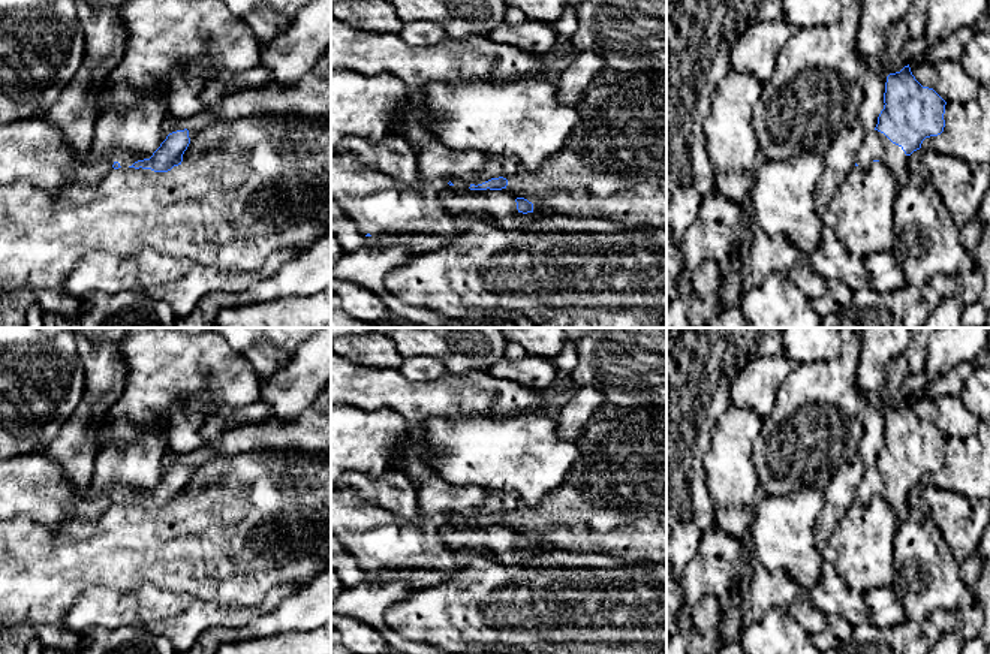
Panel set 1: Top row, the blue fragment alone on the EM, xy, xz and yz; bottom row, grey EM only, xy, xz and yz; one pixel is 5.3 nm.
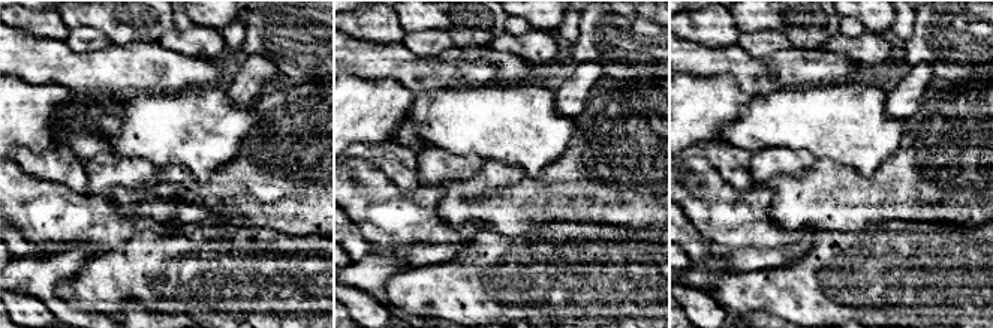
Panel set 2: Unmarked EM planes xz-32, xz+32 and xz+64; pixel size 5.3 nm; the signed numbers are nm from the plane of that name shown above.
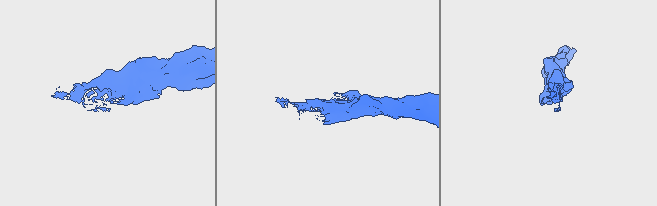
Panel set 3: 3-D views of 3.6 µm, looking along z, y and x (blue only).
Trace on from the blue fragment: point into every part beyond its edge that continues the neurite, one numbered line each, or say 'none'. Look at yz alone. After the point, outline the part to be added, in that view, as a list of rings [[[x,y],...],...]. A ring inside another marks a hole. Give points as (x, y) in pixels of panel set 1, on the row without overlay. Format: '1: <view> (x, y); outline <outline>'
1: yz (876, 481); outline [[[875,464],[866,468],[855,498],[860,503],[866,503],[873,495],[882,497],[900,519],[909,513],[908,491],[902,482],[893,479],[884,468]]]

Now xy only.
1: xy (30, 484); outline [[[43,450],[22,453],[10,459],[0,461],[0,521],[24,515],[48,530],[58,530],[67,521],[93,521],[112,504],[115,497],[120,501],[132,501],[138,497],[126,485],[115,485],[99,498],[73,500],[73,488],[66,480],[61,467],[51,461]]]

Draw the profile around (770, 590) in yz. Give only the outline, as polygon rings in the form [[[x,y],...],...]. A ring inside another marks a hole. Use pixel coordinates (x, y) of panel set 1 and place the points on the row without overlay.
[[[755,557],[752,564],[750,605],[755,621],[762,621],[774,609],[786,611],[810,635],[825,627],[825,615],[819,612],[810,591],[800,587],[785,570],[768,570]]]

